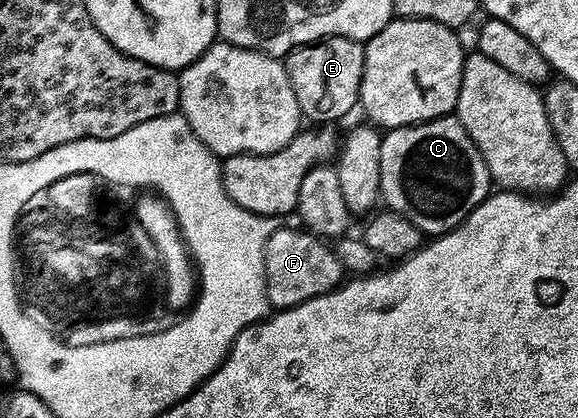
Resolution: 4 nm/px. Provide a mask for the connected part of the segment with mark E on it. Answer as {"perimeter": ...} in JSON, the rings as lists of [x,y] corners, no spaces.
{"perimeter":[[[324,38],[321,42],[309,42],[285,55],[284,65],[303,119],[310,121],[311,118],[314,124],[334,124],[330,122],[344,117],[353,106],[359,105],[358,93],[364,72],[363,43],[351,38]]]}

